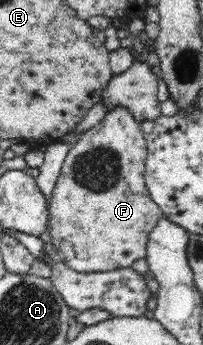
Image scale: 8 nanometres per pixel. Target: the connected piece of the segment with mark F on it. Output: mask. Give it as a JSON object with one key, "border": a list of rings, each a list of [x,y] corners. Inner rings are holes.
{"border":[[[124,105],[110,108],[97,127],[78,136],[64,160],[52,195],[47,199],[50,213],[48,232],[52,236],[56,261],[78,273],[94,273],[131,268],[134,262],[146,259],[150,232],[162,216],[145,184],[146,156],[147,142],[141,123]]]}

